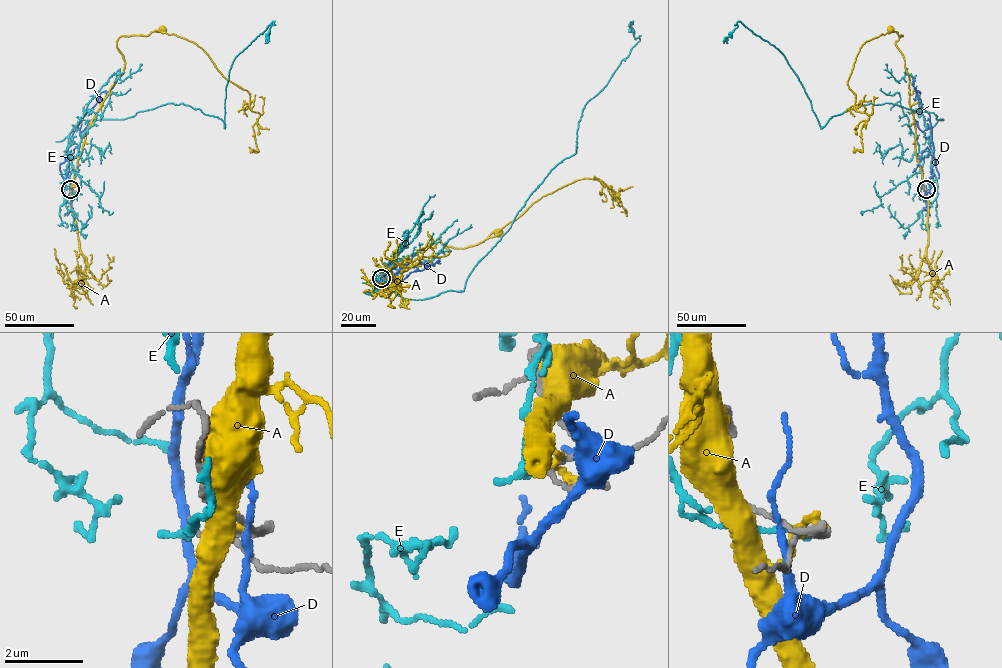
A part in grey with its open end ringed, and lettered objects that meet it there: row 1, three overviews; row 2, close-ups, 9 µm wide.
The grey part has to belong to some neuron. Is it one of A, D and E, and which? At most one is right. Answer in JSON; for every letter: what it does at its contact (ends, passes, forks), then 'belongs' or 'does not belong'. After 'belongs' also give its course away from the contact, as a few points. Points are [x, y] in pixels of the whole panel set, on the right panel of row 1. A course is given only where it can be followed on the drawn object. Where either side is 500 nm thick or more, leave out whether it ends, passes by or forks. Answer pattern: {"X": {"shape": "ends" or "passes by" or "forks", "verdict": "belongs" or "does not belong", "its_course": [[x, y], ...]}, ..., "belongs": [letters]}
{"A": {"shape": "ends", "verdict": "does not belong"}, "D": {"shape": "passes by", "verdict": "does not belong"}, "E": {"shape": "ends", "verdict": "does not belong"}, "belongs": []}

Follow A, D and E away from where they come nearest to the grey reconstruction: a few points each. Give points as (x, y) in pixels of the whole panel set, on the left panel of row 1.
A: (71, 189), (88, 125), (113, 82), (123, 72), (124, 61), (117, 40), (122, 36), (149, 35), (162, 29)
D: (72, 189), (69, 162), (65, 158), (71, 136), (99, 95), (112, 88), (117, 77)
E: (70, 189), (68, 136), (83, 120), (183, 103), (224, 128), (233, 61), (274, 21), (266, 43)

